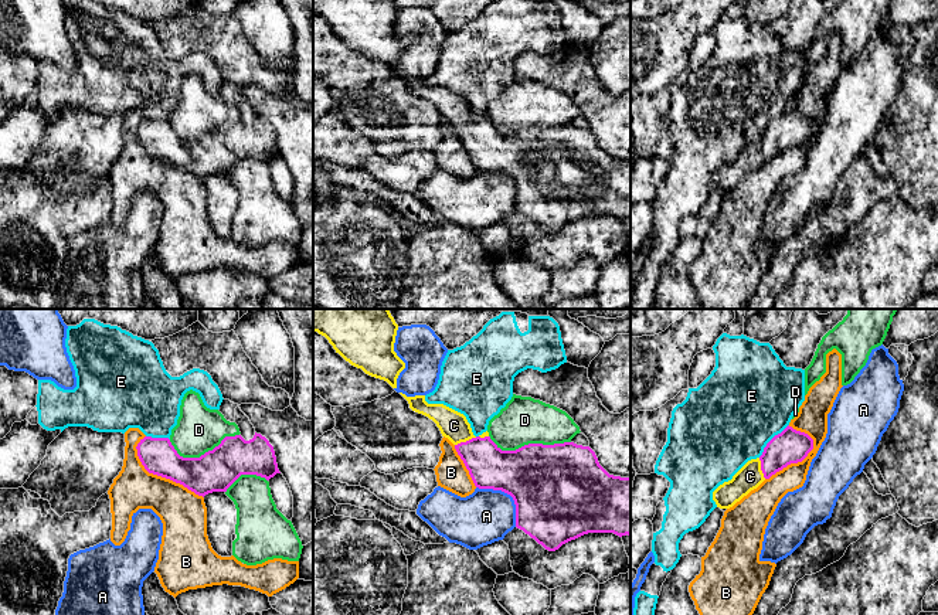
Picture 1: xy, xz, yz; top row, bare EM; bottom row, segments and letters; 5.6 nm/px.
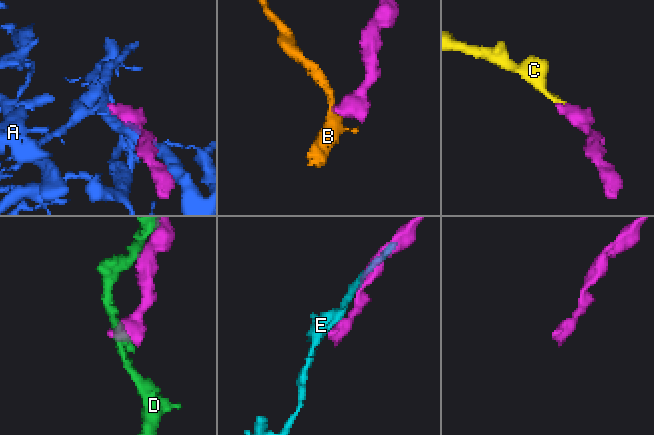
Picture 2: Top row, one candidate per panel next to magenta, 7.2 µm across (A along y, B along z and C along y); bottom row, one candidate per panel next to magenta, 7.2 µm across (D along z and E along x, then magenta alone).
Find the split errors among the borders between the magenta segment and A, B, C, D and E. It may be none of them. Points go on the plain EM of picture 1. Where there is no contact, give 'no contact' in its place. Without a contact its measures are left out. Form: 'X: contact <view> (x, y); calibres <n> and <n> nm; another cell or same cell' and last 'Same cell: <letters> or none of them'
A: contact xz (509, 176); calibres 460 and 300 nm; another cell
B: contact xy (160, 158); calibres 220 and 260 nm; another cell
C: contact xz (466, 123); calibres 240 and 160 nm; same cell
D: contact xz (529, 126); calibres 440 and 260 nm; another cell
E: contact yz (771, 122); calibres 190 and 500 nm; another cell
Same cell: C

